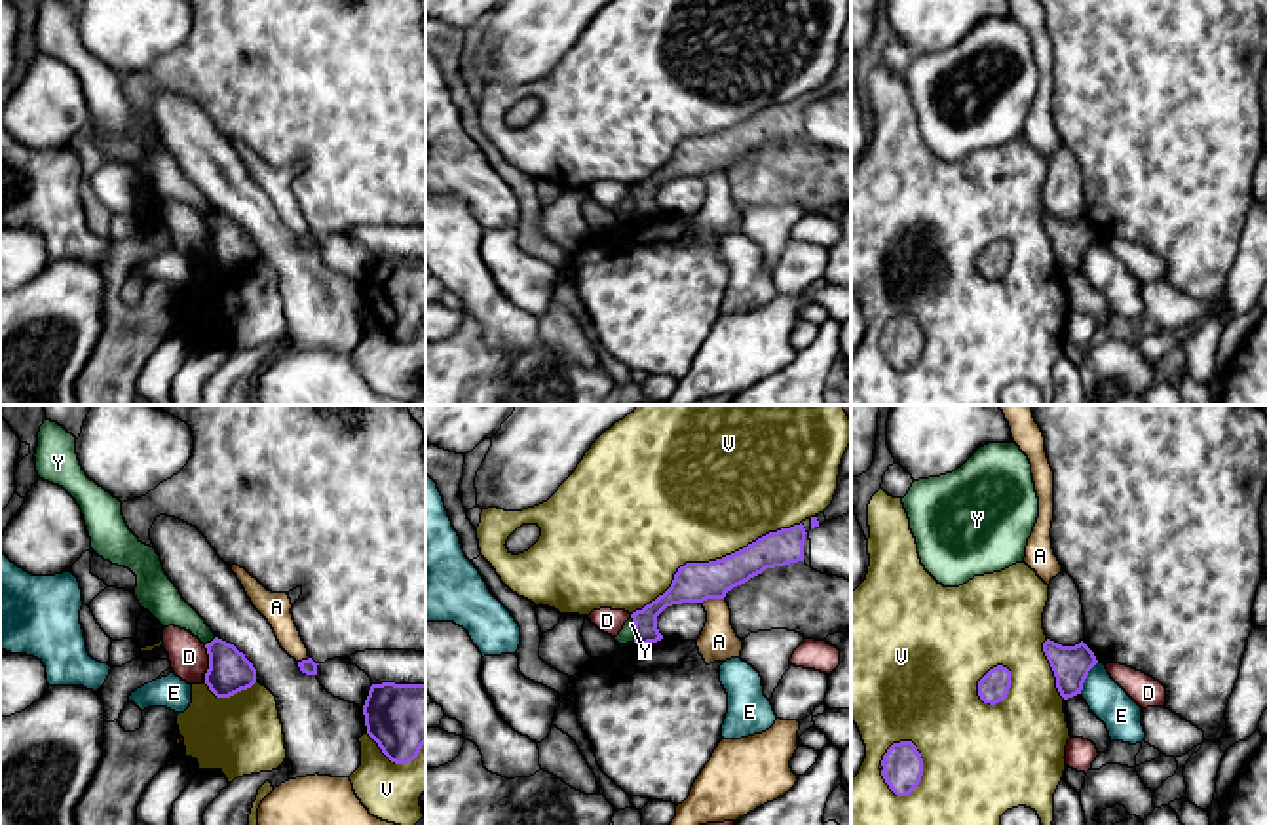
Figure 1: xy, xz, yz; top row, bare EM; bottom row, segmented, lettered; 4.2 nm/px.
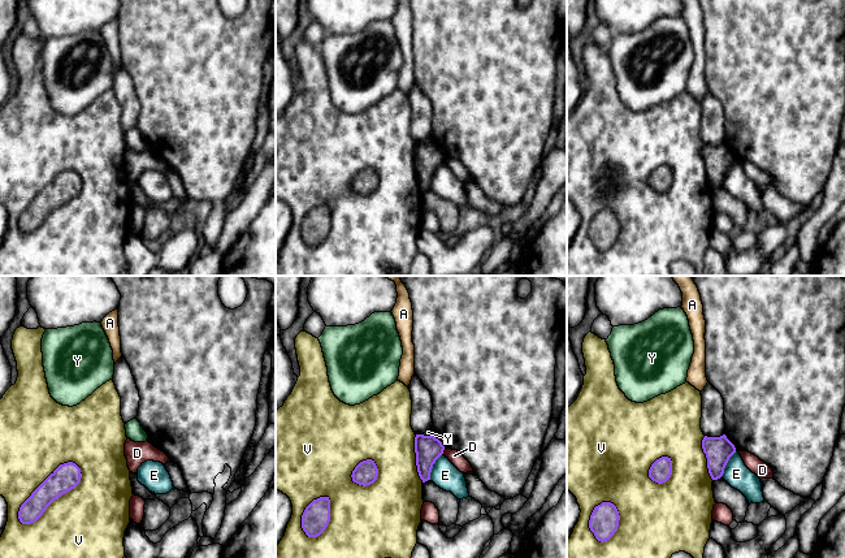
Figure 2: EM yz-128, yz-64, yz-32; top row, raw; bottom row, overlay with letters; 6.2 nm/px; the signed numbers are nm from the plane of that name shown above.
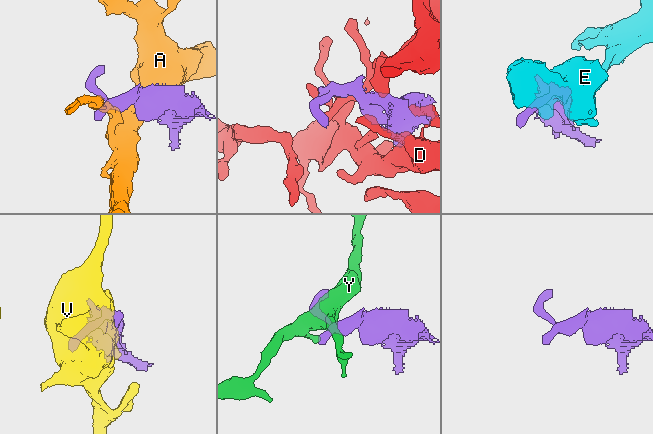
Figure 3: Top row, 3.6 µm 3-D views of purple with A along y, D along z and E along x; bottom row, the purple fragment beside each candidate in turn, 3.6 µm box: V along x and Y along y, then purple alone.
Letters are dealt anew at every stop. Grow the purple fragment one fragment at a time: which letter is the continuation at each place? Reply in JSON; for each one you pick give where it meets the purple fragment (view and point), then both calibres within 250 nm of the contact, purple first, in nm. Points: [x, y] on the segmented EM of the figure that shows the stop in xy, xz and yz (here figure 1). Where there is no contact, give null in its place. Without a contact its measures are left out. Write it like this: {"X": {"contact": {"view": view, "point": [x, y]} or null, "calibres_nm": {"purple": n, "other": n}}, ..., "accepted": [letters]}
{"accepted": []}

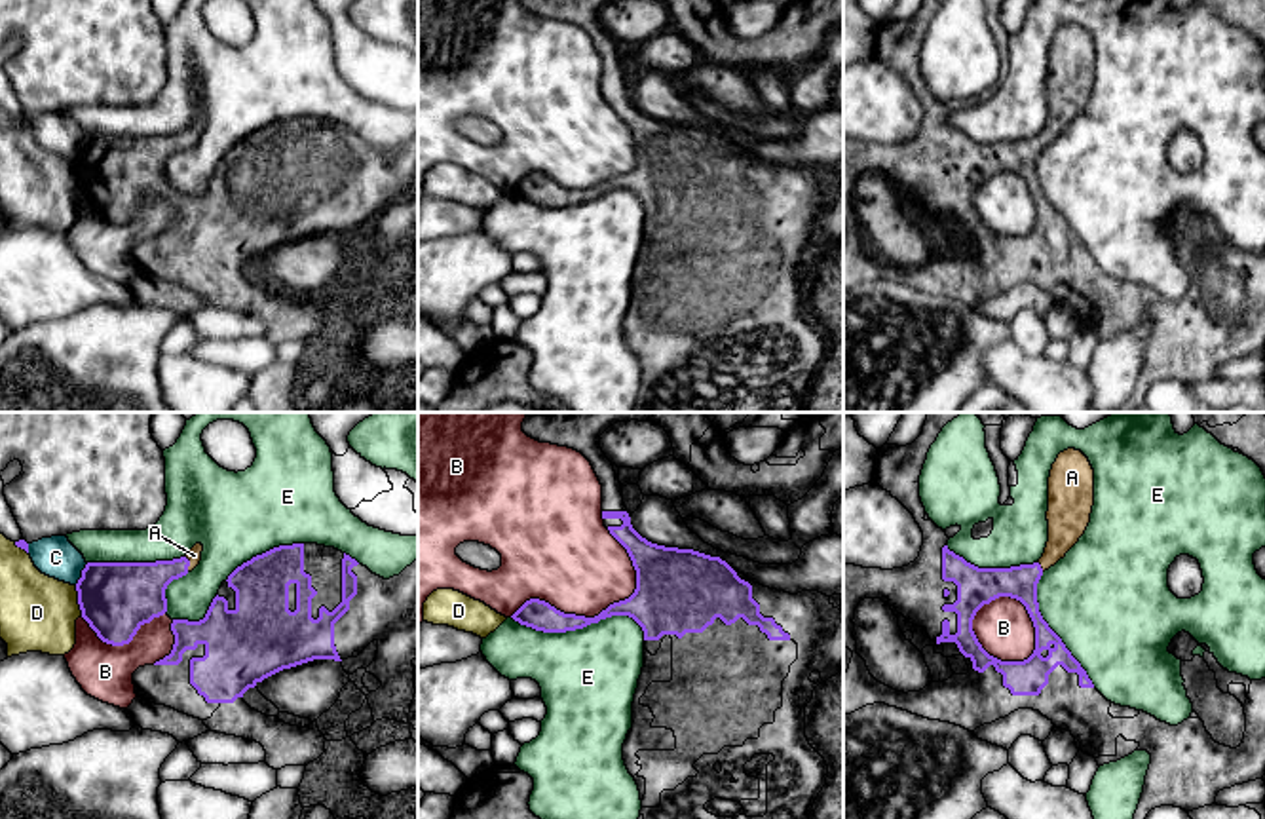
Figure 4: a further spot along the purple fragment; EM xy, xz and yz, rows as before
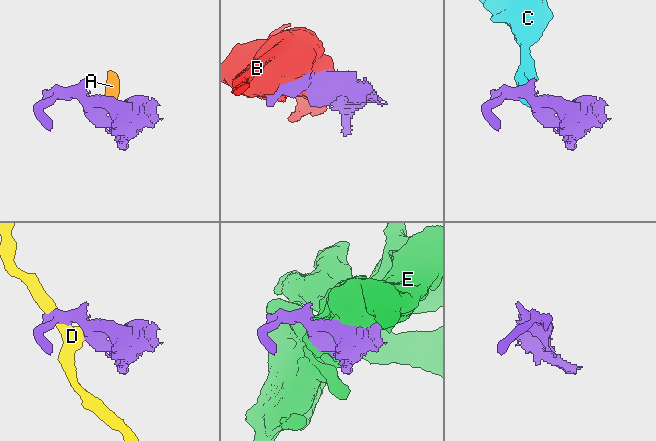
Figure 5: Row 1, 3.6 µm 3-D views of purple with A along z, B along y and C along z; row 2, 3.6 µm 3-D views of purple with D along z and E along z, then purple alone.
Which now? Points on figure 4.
{"A": {"contact": {"view": "xy", "point": [188, 563]}, "calibres_nm": {"purple": 240, "other": 60}}, "accepted": ["A"]}

